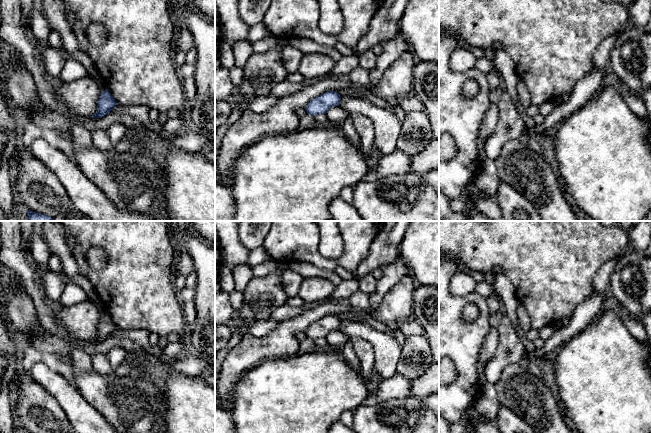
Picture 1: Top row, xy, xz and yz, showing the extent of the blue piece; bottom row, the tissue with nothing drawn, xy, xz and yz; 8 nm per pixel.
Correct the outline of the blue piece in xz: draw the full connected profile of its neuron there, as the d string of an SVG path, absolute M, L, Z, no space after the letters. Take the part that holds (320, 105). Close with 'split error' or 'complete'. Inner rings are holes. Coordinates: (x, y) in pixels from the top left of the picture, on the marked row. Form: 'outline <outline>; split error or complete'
outline M328 91L311 100L305 107L305 110L307 114L313 116L326 114L330 108L339 105L340 100L339 94L334 91Z; complete

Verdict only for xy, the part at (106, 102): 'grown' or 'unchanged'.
unchanged

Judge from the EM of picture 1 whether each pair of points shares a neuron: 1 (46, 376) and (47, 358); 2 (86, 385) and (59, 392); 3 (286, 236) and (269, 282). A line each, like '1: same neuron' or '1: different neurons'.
1: different neurons
2: different neurons
3: different neurons

